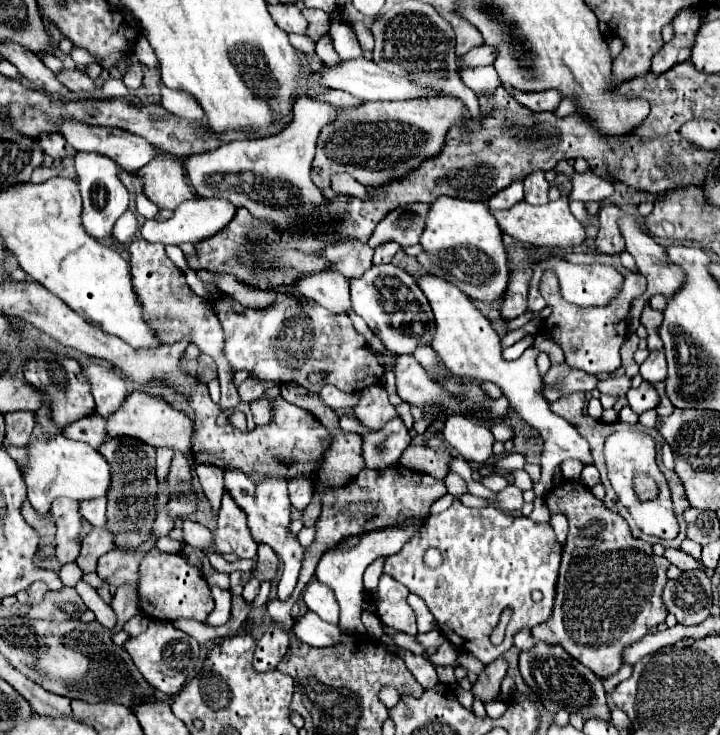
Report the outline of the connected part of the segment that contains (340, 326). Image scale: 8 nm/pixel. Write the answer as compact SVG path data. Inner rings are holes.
M282 292L276 294L276 300L266 306L266 308L248 308L242 306L238 300L234 300L232 296L226 298L218 298L212 300L212 308L224 328L224 358L228 360L228 364L232 366L232 370L248 370L252 374L252 378L260 380L260 382L274 382L274 384L300 384L312 392L320 392L320 388L324 384L332 384L336 388L340 388L346 394L354 394L356 390L362 392L368 386L376 386L382 382L382 376L386 374L384 366L378 364L378 360L366 350L366 340L362 334L358 334L350 322L350 318L346 314L332 314L328 310L324 310L322 306L312 302L312 312L308 314L298 314L296 316L296 296L286 296ZM316 370L324 370L328 374L328 378L316 386L308 384L308 374L316 372Z

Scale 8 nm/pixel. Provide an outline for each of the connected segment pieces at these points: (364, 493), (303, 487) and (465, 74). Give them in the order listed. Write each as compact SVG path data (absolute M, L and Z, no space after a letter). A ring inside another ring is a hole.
M398 464L392 468L384 468L384 470L362 470L346 486L324 490L322 492L322 516L318 520L318 532L316 532L318 536L316 536L314 544L308 548L308 554L304 558L304 570L300 572L298 586L292 592L290 600L288 602L280 602L280 600L268 602L268 614L270 614L272 622L276 626L284 628L286 632L292 630L292 624L294 624L294 618L290 614L292 604L300 596L302 588L312 580L316 564L318 564L320 556L324 554L324 550L336 546L340 540L354 536L354 534L380 530L380 528L386 528L392 524L400 524L410 518L426 518L430 504L444 494L446 494L446 486L442 480L424 476L420 472L408 470Z
M294 476L288 480L288 492L290 492L290 502L294 508L304 510L312 498L314 484L308 476Z
M484 66L484 68L468 68L462 70L462 82L472 88L476 94L488 94L492 96L498 86L502 86L496 68L494 66Z

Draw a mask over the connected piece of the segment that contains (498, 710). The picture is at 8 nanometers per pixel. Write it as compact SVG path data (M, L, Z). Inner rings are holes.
M494 700L485 704L486 713L491 718L499 718L507 709L507 704L499 700Z

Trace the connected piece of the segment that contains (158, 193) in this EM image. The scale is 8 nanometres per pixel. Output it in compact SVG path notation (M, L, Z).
M154 156L146 166L134 172L142 180L142 190L158 208L174 210L180 202L196 198L178 156Z

